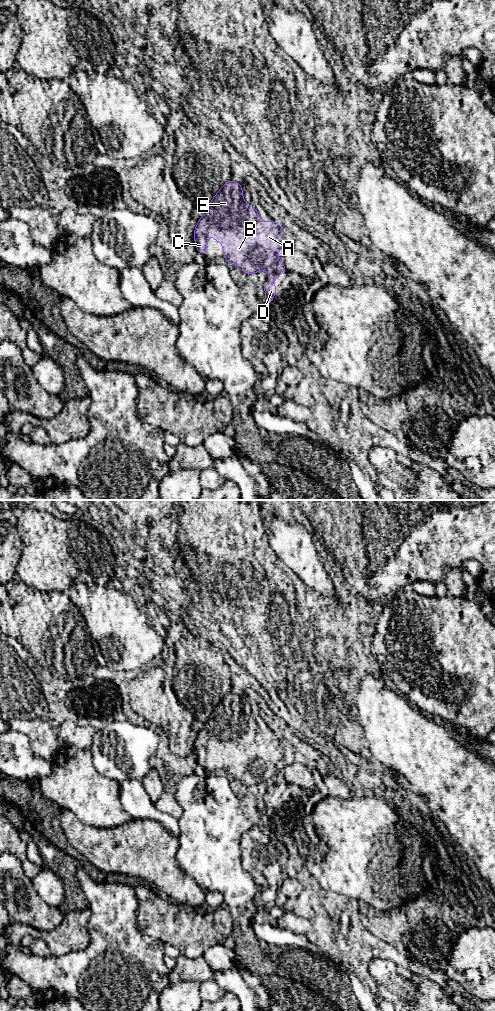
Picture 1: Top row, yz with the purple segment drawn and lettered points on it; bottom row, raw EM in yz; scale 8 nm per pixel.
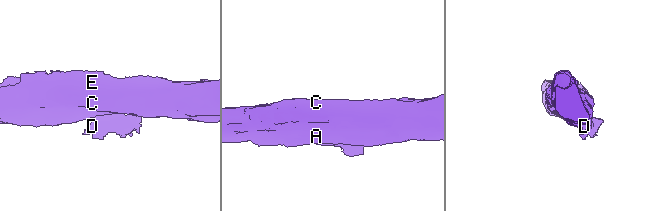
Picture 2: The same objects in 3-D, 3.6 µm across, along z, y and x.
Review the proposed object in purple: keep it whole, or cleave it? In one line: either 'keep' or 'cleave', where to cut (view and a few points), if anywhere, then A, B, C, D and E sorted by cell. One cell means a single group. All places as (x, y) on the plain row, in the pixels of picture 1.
cleave; cut in yz along (275, 777), (269, 783); A B C E / D

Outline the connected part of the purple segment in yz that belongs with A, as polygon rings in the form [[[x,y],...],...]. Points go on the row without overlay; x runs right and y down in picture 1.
[[[232,692],[226,694],[212,711],[194,742],[198,765],[205,768],[208,743],[217,754],[223,755],[223,770],[246,786],[260,782],[270,783],[277,774],[277,764],[284,760],[284,742],[277,734],[263,734],[255,719],[243,712],[243,697]]]

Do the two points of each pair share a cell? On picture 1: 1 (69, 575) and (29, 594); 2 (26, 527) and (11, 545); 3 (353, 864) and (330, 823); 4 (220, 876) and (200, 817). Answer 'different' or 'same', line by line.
1: different
2: different
3: same
4: same

